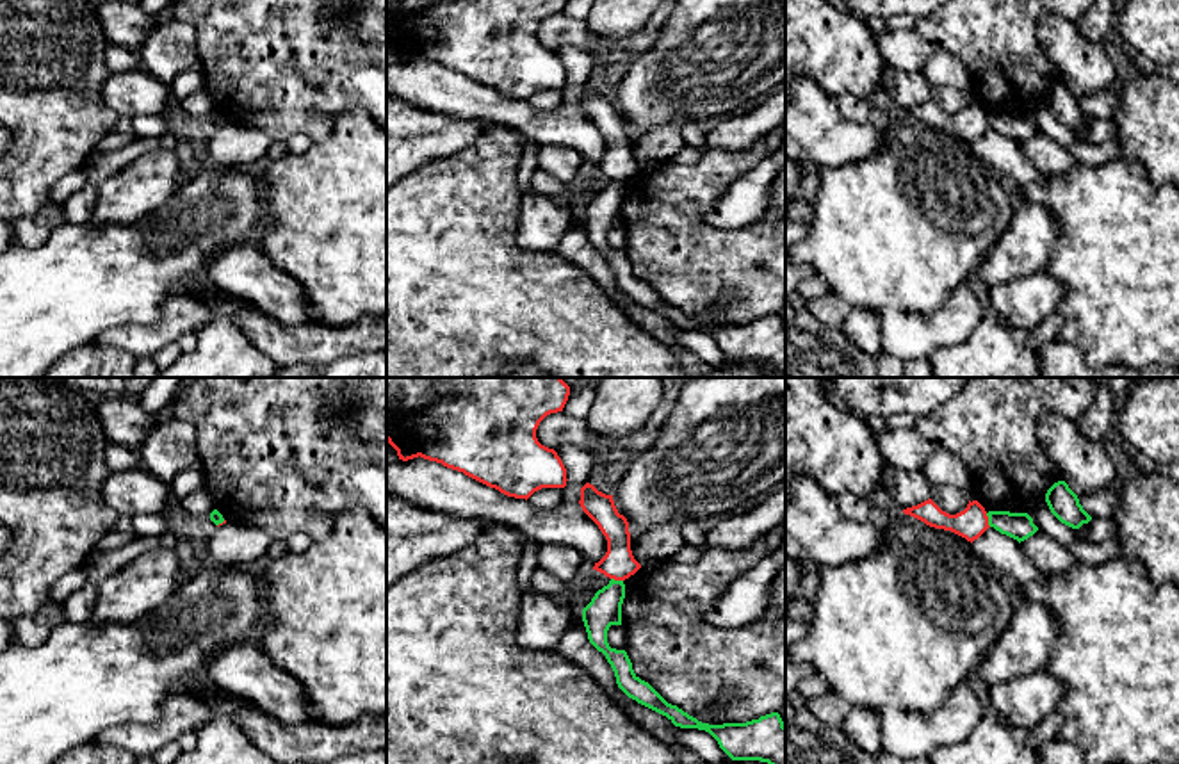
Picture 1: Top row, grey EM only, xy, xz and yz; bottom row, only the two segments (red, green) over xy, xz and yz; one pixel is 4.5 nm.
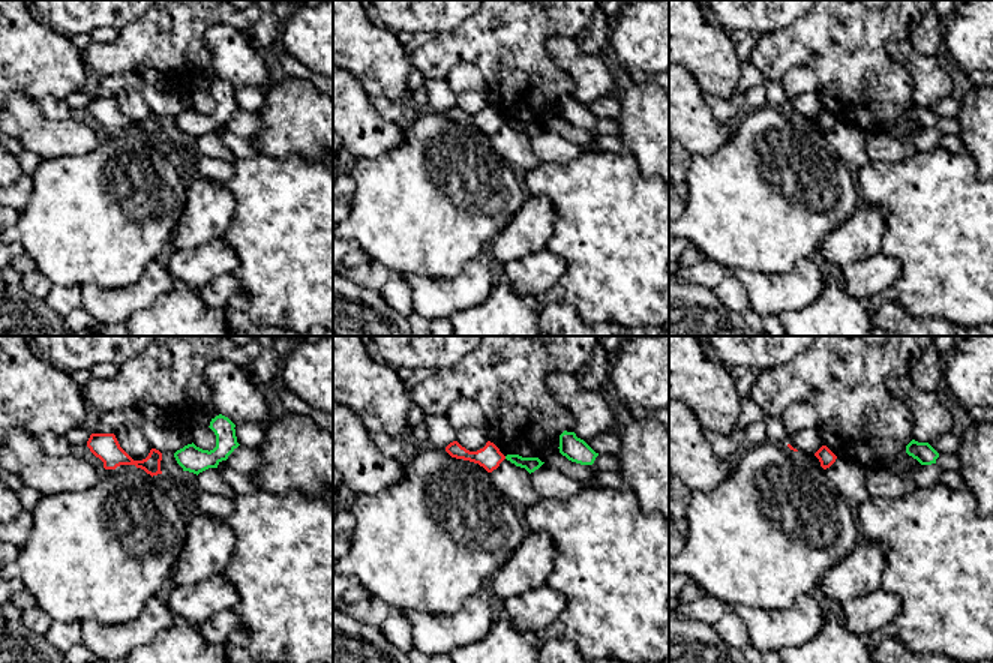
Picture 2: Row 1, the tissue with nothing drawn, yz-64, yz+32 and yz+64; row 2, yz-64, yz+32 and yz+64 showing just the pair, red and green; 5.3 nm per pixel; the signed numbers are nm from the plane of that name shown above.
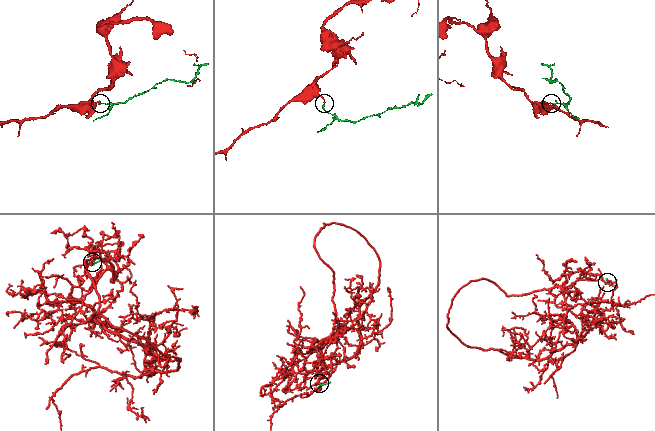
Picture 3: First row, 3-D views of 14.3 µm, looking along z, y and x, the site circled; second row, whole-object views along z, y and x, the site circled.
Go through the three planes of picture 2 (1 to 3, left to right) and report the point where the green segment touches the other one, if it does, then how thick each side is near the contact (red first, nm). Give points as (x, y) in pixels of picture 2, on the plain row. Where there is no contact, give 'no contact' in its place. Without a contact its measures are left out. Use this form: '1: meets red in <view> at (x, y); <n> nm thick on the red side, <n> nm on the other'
1: no contact
2: no contact
3: no contact

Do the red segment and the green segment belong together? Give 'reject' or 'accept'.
reject

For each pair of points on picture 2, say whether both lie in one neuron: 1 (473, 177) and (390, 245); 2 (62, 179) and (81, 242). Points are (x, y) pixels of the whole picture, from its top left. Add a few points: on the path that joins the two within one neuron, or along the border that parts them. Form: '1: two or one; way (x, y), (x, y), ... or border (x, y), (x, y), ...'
1: one; way (452, 192), (446, 192), (411, 224)
2: one; way (71, 194), (81, 207), (81, 227)

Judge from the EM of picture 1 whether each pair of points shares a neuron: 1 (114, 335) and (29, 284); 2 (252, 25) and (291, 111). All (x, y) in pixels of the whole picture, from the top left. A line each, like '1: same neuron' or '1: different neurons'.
1: different neurons
2: same neuron

